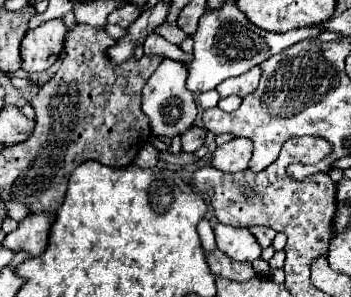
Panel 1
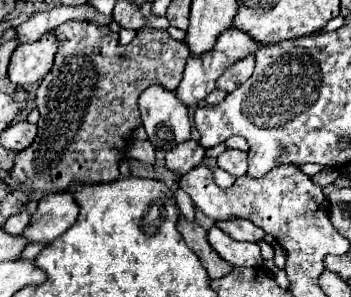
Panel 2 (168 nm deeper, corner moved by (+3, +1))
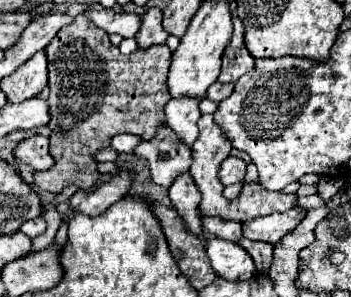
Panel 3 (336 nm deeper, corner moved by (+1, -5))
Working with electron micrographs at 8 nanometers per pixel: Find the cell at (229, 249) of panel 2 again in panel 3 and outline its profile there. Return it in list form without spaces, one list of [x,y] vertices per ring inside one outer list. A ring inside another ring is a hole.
[[[214,238],[206,244],[206,254],[214,272],[224,280],[248,280],[256,272],[252,258],[236,242]]]

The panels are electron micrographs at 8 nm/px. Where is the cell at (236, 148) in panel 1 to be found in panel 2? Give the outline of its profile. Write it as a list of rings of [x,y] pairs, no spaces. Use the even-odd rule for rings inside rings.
[[[226,148],[218,156],[218,166],[232,176],[244,176],[246,166],[248,166],[248,152],[236,150],[236,148]]]

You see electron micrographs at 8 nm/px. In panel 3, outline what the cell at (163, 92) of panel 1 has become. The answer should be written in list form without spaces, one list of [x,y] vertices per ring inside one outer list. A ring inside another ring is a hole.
[[[168,126],[158,128],[156,138],[140,142],[134,154],[148,160],[150,178],[162,188],[170,188],[174,178],[184,174],[192,162],[192,150],[178,142],[178,136]]]

